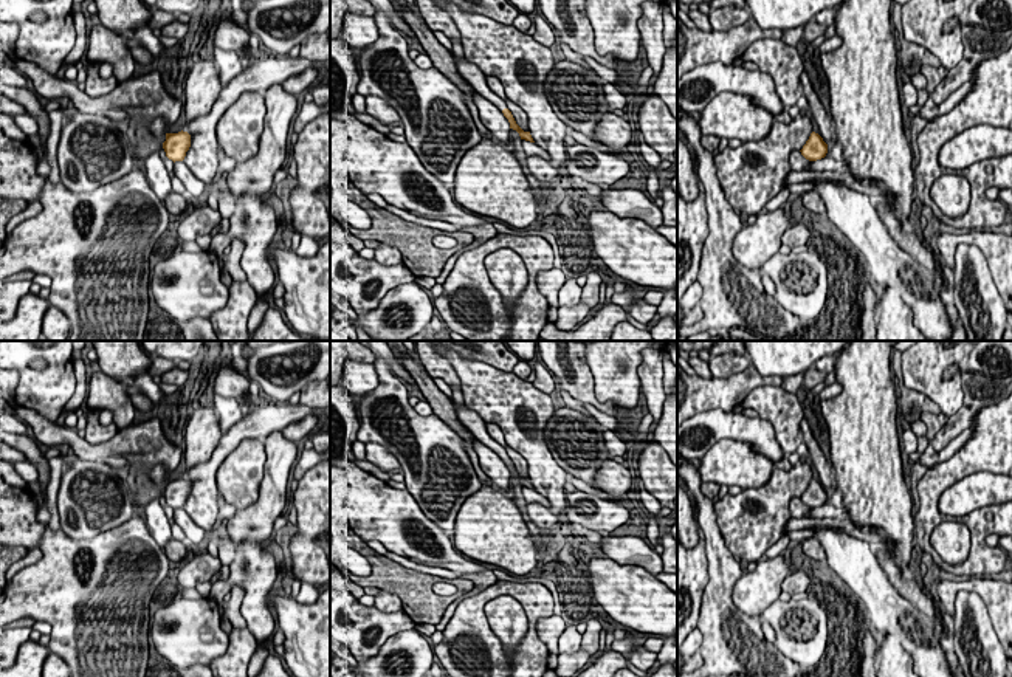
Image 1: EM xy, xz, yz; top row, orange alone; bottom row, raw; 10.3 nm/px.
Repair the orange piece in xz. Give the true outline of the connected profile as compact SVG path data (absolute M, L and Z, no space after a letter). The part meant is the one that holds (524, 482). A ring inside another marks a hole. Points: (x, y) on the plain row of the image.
M454 400L454 409L456 414L459 417L459 420L466 426L466 429L476 437L476 440L479 440L480 443L484 443L487 448L490 448L491 451L494 451L502 460L504 463L508 466L510 469L510 476L516 477L521 483L521 486L535 490L530 479L524 479L515 468L511 459L508 457L505 448L502 445L499 445L496 440L491 438L491 435L487 431L487 423L470 407L466 406L459 406Z

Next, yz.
M812 479L800 499L806 507L817 508L826 503L828 491L818 480Z

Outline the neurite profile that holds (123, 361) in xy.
M91 341L91 344L98 355L96 369L126 386L135 409L149 412L155 403L133 384L133 380L149 370L153 356L147 355L138 341Z

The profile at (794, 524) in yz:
M849 516L845 521L838 521L835 517L823 517L823 519L790 517L786 525L786 533L789 534L790 531L807 528L807 527L815 527L815 525L823 525L823 527L831 525L831 527L837 527L837 528L854 528L854 524Z

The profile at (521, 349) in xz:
M504 341L504 342L519 359L530 361L538 355L536 341Z

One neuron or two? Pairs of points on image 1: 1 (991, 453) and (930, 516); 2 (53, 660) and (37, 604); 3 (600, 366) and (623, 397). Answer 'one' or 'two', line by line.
1: one
2: two
3: one

